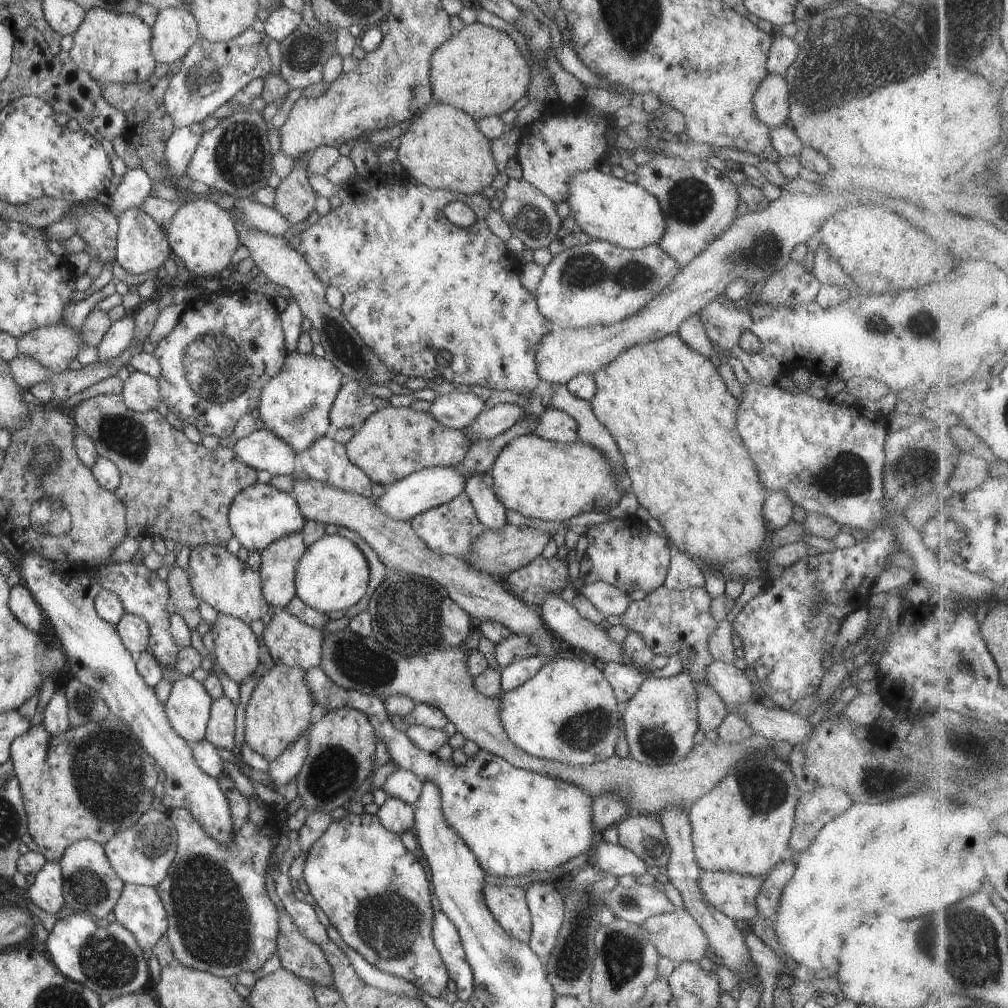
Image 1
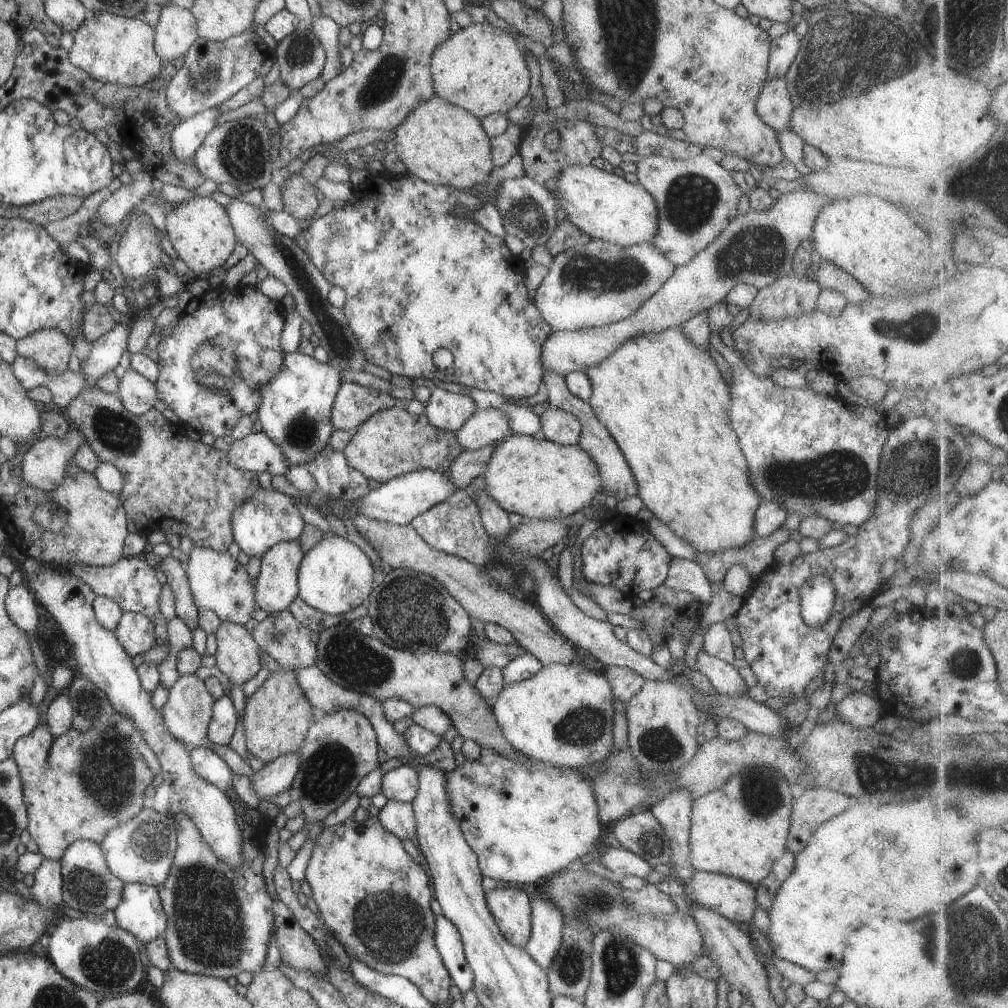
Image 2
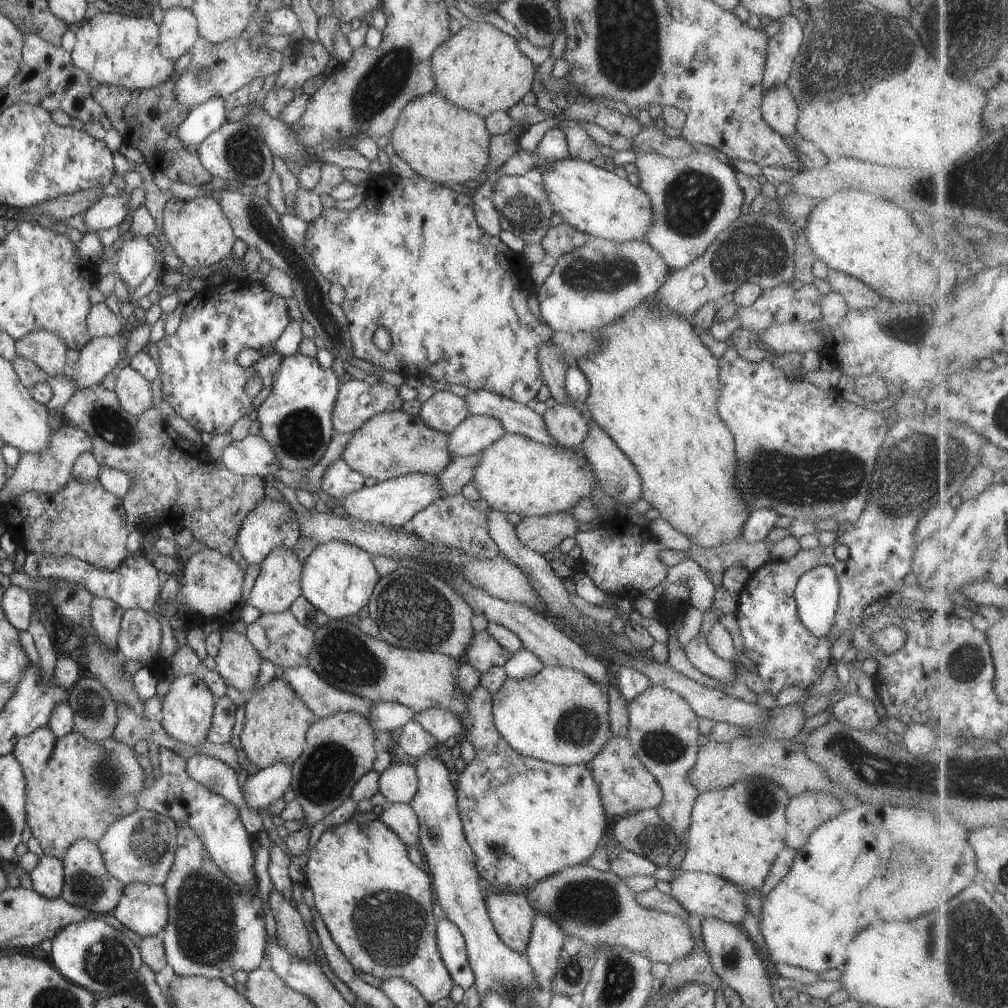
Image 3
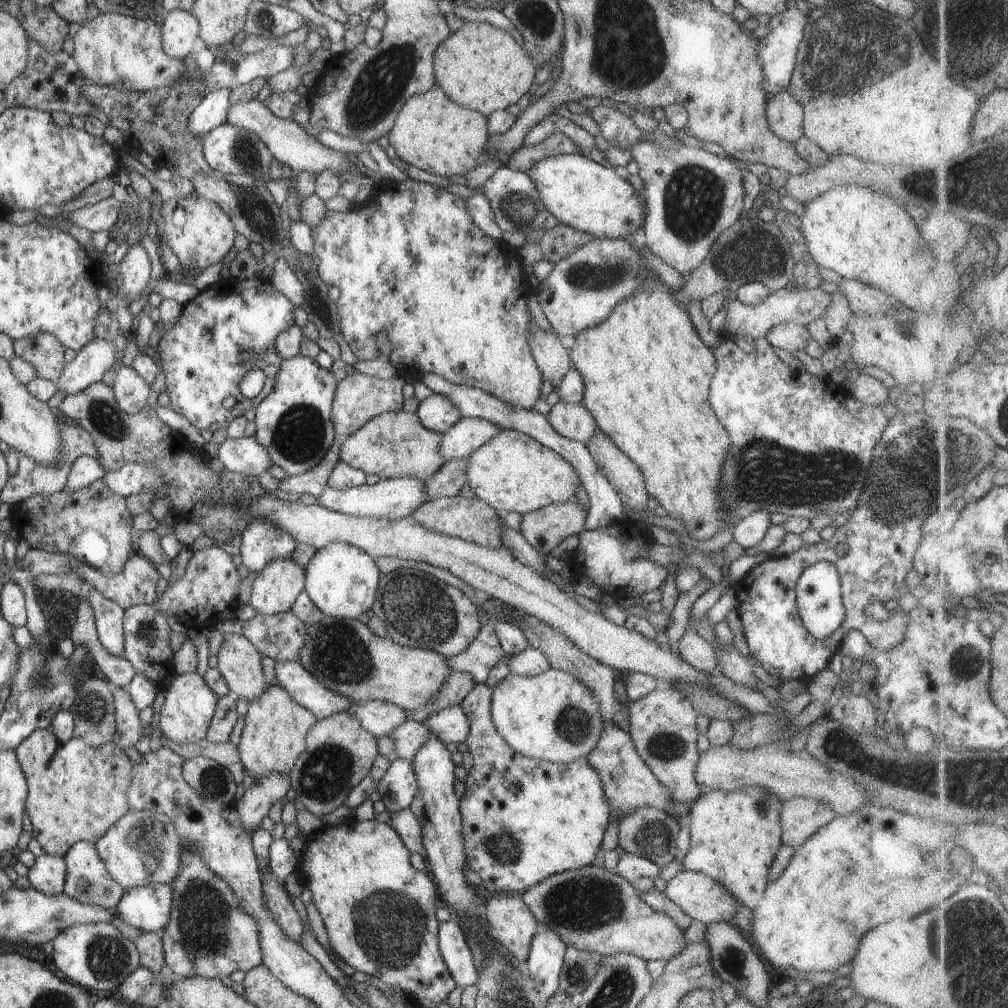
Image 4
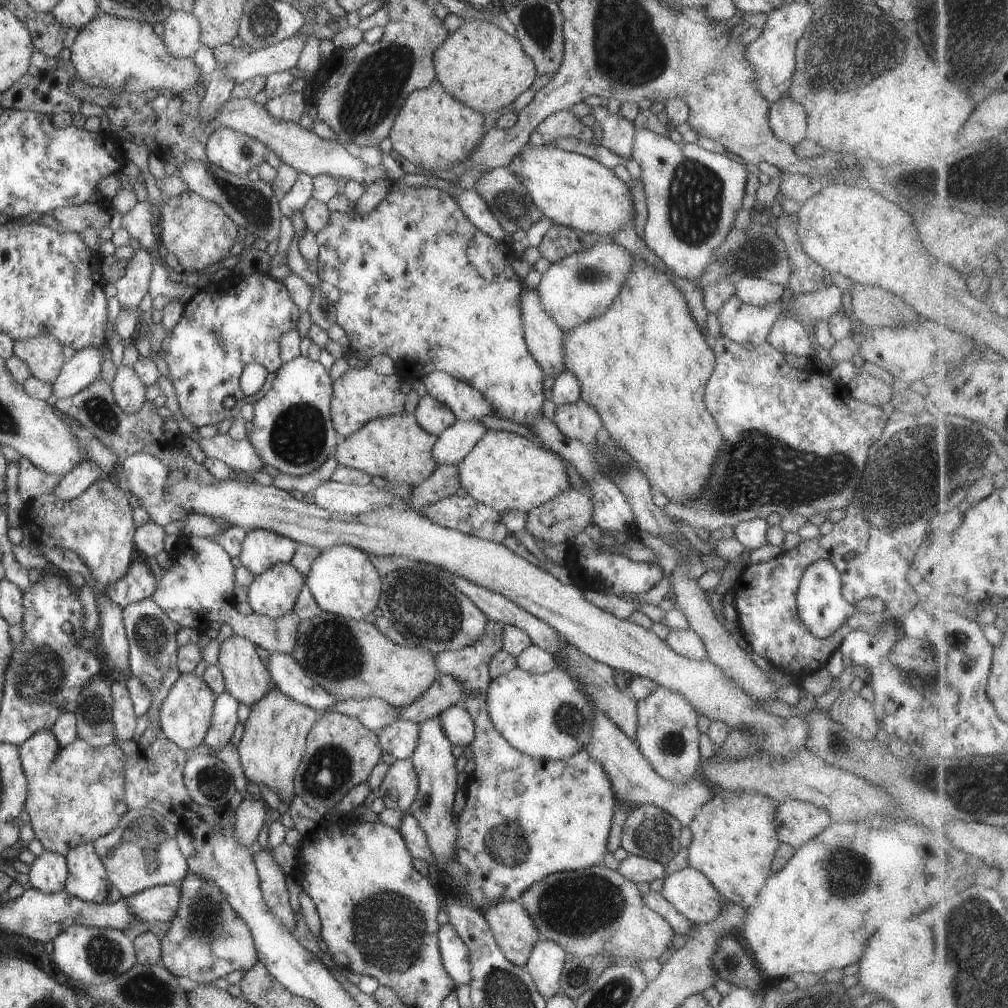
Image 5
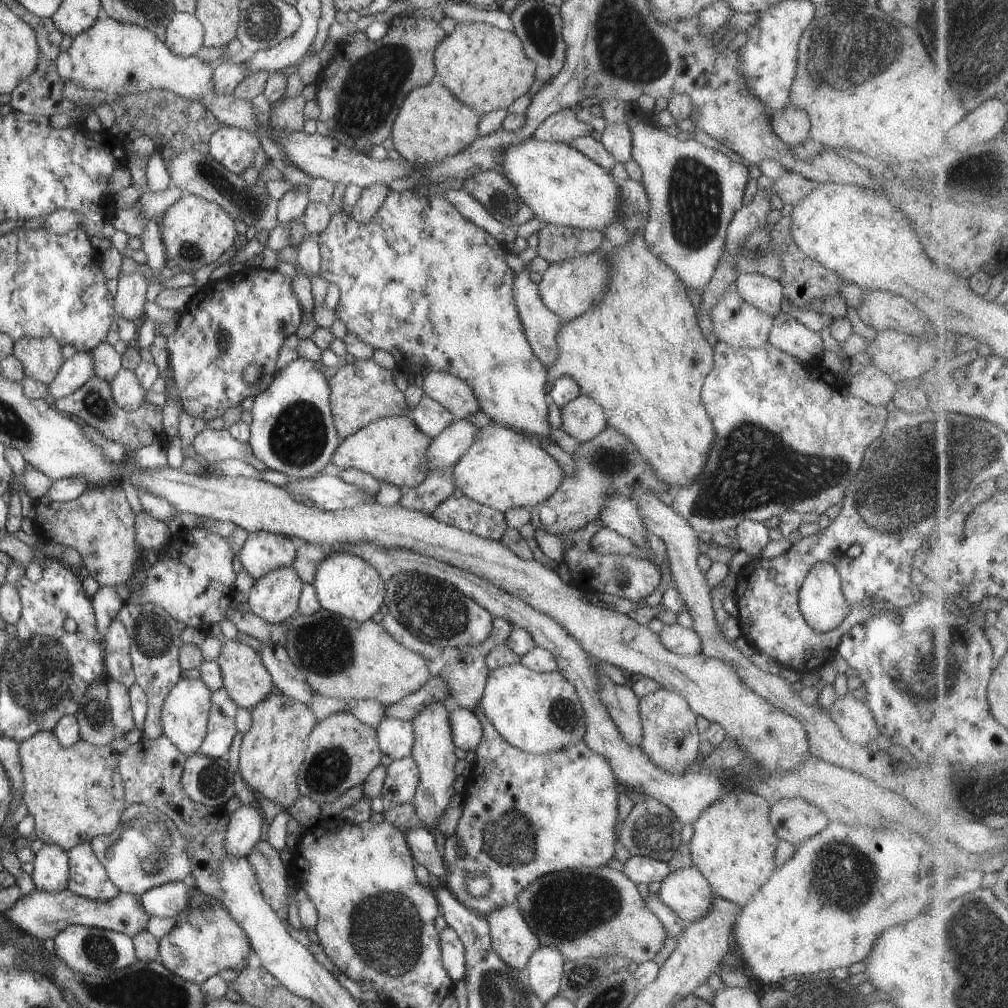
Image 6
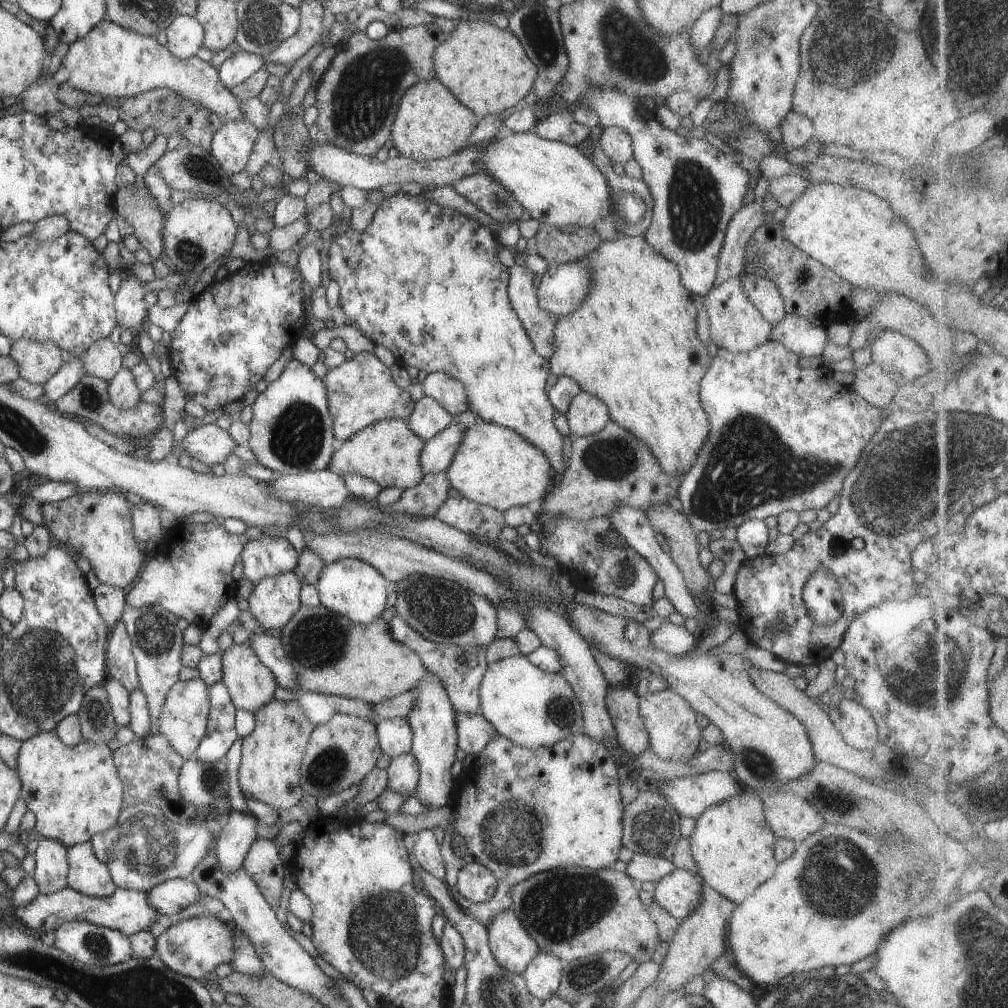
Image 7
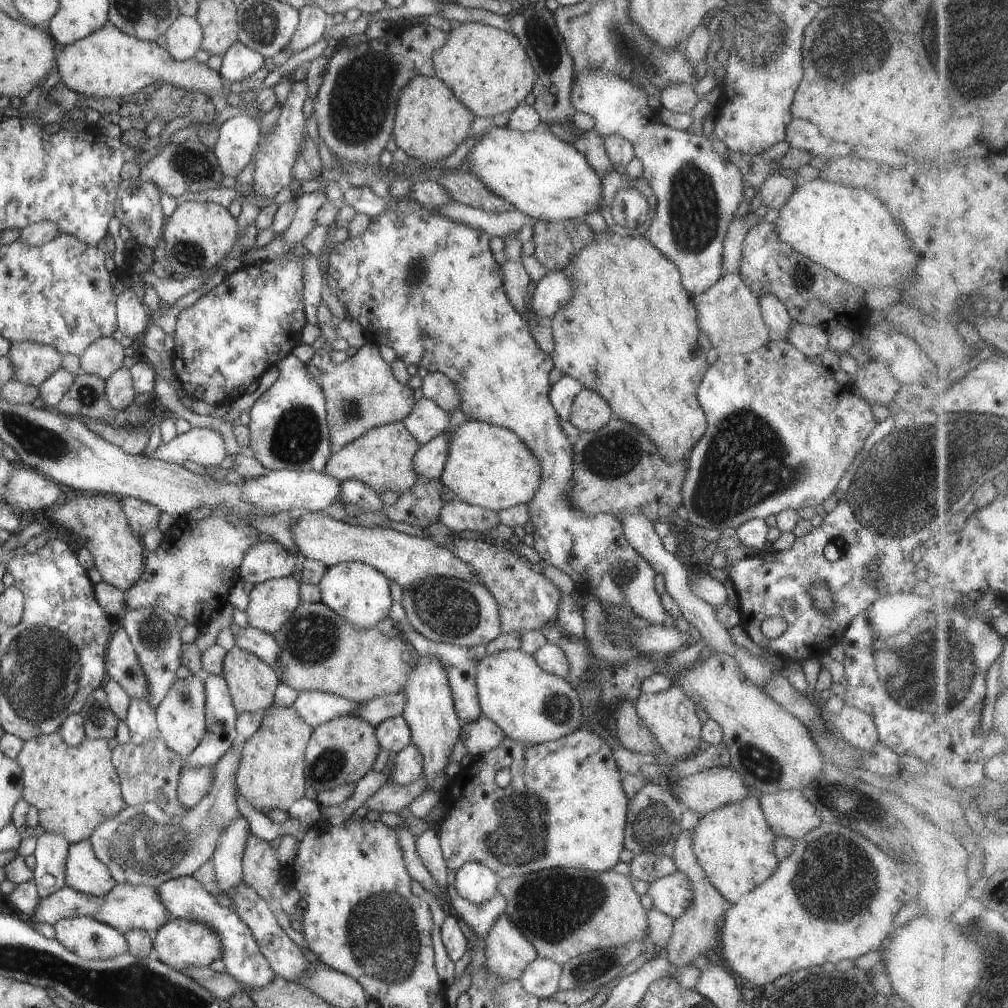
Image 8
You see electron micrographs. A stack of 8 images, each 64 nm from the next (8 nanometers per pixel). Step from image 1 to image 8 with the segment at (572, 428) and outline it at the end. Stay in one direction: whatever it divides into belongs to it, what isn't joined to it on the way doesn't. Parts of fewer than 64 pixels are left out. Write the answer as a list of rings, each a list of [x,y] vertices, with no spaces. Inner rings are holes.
[[[587,388],[577,392],[570,409],[569,424],[573,424],[580,433],[599,430],[612,417],[607,402]]]

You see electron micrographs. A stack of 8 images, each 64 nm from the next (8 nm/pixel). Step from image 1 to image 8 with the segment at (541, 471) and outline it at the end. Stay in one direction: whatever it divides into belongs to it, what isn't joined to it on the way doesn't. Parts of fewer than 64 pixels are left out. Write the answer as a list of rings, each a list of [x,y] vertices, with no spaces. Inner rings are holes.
[[[471,420],[447,427],[449,446],[447,460],[439,480],[441,485],[455,492],[456,497],[497,512],[517,504],[527,504],[537,486],[541,466],[531,450],[506,428]]]

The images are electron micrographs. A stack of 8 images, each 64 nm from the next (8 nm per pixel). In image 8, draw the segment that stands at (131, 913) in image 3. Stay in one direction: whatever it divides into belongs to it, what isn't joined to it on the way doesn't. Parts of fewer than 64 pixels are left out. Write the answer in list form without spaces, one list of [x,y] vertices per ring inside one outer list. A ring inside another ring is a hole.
[[[191,875],[171,878],[155,887],[161,904],[169,912],[172,918],[189,920],[189,922],[201,922],[209,926],[217,938],[221,948],[221,962],[225,964],[225,973],[229,974],[243,990],[257,990],[269,984],[275,977],[269,962],[259,950],[256,940],[249,928],[241,922],[241,918],[230,908],[221,907],[215,902],[215,896],[211,896],[195,878]]]

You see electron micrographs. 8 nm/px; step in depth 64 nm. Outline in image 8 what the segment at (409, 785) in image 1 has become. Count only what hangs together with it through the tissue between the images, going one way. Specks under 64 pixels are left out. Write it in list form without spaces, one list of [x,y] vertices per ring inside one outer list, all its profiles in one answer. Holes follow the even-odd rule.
[[[409,743],[405,748],[396,752],[391,768],[389,768],[389,780],[395,784],[411,784],[413,780],[417,780],[423,772],[421,770],[422,756],[419,750]]]

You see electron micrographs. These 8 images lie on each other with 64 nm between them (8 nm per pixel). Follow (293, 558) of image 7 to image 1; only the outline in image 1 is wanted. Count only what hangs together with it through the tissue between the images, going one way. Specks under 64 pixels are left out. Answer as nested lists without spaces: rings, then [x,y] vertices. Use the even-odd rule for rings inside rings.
[[[269,483],[249,484],[247,488],[241,488],[229,506],[228,523],[232,535],[238,540],[241,547],[249,552],[261,552],[271,542],[283,538],[287,534],[300,532],[305,519],[291,493],[280,491]]]

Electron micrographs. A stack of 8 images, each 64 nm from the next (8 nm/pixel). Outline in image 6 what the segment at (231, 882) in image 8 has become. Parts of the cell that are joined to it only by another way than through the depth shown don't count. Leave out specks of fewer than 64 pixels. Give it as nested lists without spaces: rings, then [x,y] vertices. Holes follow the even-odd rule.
[[[241,803],[229,815],[229,824],[223,838],[223,854],[227,858],[245,857],[249,849],[259,841],[261,824],[263,819],[259,808]]]

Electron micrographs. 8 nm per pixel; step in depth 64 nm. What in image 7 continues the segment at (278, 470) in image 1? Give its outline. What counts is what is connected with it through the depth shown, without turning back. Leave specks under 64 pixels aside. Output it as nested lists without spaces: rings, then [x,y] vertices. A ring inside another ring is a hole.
[[[206,424],[189,430],[183,439],[173,441],[168,459],[175,460],[181,454],[187,454],[201,464],[213,466],[222,463],[231,454],[235,444],[228,431],[216,425]]]

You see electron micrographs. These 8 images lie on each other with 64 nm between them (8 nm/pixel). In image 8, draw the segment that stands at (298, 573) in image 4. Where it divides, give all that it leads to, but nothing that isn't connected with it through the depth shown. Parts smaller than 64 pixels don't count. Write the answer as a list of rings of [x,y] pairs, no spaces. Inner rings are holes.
[[[291,574],[255,584],[248,594],[246,624],[273,635],[300,603],[299,582]]]

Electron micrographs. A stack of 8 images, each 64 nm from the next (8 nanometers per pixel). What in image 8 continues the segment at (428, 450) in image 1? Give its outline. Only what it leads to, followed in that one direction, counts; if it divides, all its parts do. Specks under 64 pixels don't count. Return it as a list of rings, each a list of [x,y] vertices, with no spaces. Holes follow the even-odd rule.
[[[402,421],[375,426],[369,428],[365,434],[357,436],[355,440],[347,442],[338,452],[329,455],[321,472],[339,480],[339,483],[351,478],[359,480],[379,495],[381,492],[389,491],[400,495],[405,490],[409,490],[417,480],[415,472],[411,470],[411,458],[419,447],[417,440],[407,432]]]

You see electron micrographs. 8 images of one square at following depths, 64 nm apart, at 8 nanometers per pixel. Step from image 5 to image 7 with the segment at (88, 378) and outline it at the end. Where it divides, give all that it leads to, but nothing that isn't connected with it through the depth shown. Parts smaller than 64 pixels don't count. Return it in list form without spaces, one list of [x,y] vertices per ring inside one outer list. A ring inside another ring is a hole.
[[[75,356],[57,369],[57,372],[43,386],[43,395],[49,400],[49,405],[69,392],[83,376],[83,362],[80,356]]]

